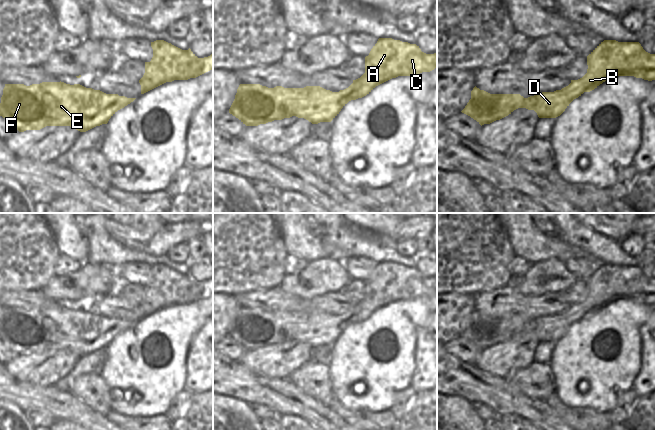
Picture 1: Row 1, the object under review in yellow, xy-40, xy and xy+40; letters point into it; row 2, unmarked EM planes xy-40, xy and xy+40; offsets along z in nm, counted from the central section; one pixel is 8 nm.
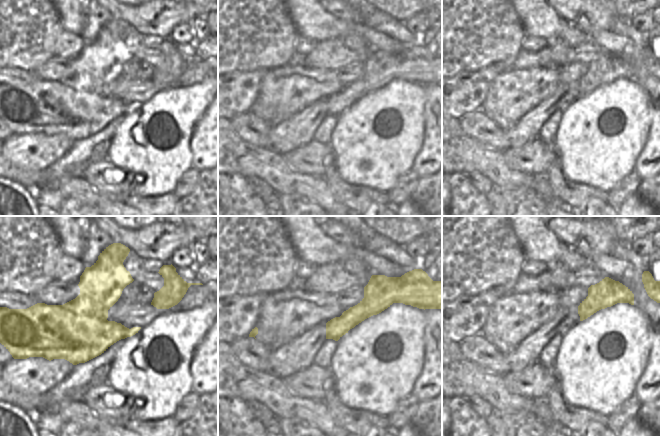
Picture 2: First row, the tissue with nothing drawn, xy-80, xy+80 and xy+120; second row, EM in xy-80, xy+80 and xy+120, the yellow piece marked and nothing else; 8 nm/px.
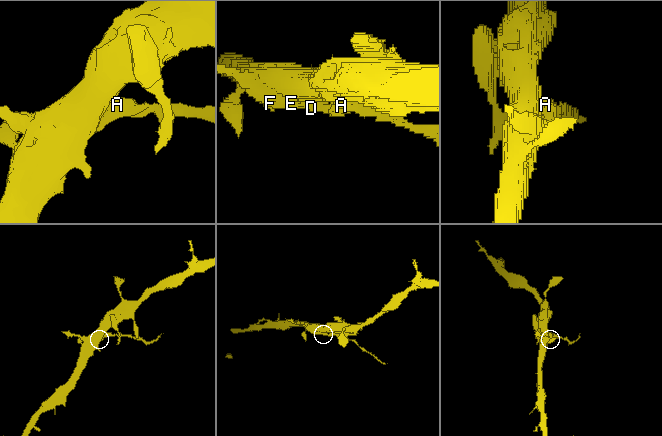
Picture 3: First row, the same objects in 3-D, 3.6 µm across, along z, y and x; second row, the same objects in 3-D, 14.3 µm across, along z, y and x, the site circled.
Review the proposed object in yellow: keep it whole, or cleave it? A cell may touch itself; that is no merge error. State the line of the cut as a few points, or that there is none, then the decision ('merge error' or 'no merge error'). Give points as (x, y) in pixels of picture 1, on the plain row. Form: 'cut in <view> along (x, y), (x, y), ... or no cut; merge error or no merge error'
cut in xy+40 along (561, 313), (565, 322), (572, 324); merge error

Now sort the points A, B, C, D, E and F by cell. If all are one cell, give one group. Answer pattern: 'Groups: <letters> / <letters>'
Groups: A B C / D E F

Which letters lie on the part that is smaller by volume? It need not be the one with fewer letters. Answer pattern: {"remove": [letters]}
{"remove": ["A", "B", "C"]}

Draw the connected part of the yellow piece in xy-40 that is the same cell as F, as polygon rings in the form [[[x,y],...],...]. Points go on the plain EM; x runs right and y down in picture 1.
[[[61,305],[42,306],[30,310],[5,308],[0,327],[0,340],[19,356],[40,354],[46,350],[70,350],[80,356],[86,356],[96,350],[107,348],[118,334],[136,323],[127,321],[119,323],[118,320]]]

